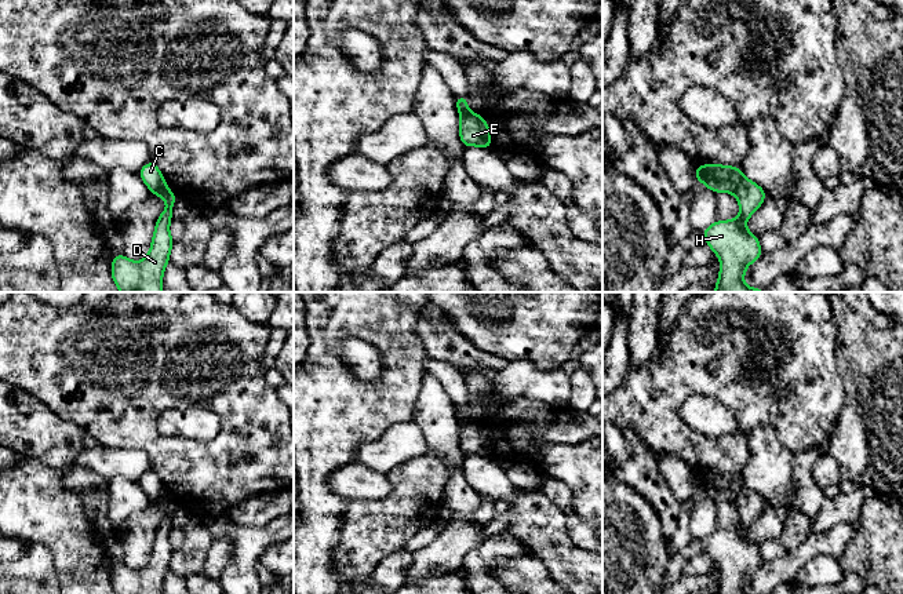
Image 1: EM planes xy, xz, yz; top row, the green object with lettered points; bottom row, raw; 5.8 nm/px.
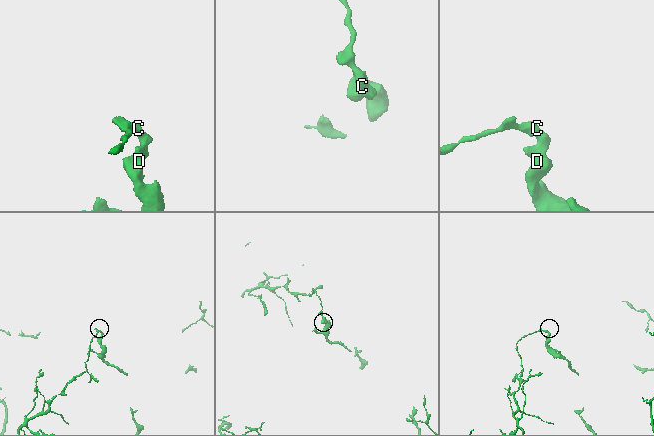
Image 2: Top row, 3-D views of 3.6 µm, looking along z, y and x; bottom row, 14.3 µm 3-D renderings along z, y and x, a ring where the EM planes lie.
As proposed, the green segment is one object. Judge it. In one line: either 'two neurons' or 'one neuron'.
two neurons

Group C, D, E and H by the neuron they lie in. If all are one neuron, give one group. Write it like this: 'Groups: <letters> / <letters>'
Groups: C / D E H

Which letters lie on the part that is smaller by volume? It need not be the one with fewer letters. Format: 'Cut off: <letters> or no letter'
Cut off: D, E, H

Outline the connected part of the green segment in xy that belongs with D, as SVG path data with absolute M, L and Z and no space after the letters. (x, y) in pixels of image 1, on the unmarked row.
M167 493L154 503L167 511L167 517L156 529L149 562L141 571L132 571L124 562L113 564L110 582L116 594L163 594L164 577L170 571L170 561L174 554L168 535L172 529L172 515L178 506Z

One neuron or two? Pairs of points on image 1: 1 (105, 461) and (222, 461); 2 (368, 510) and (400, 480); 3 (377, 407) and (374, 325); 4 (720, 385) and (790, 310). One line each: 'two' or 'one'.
1: two
2: one
3: one
4: one

